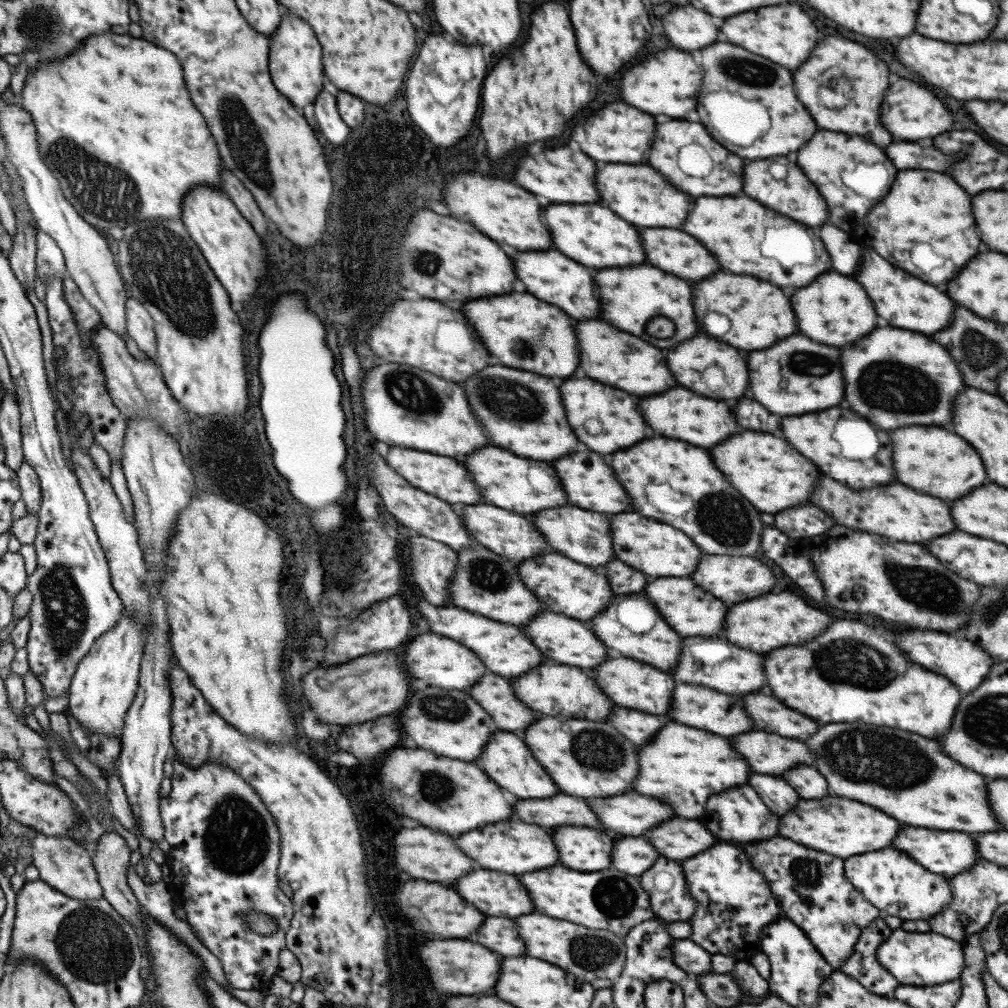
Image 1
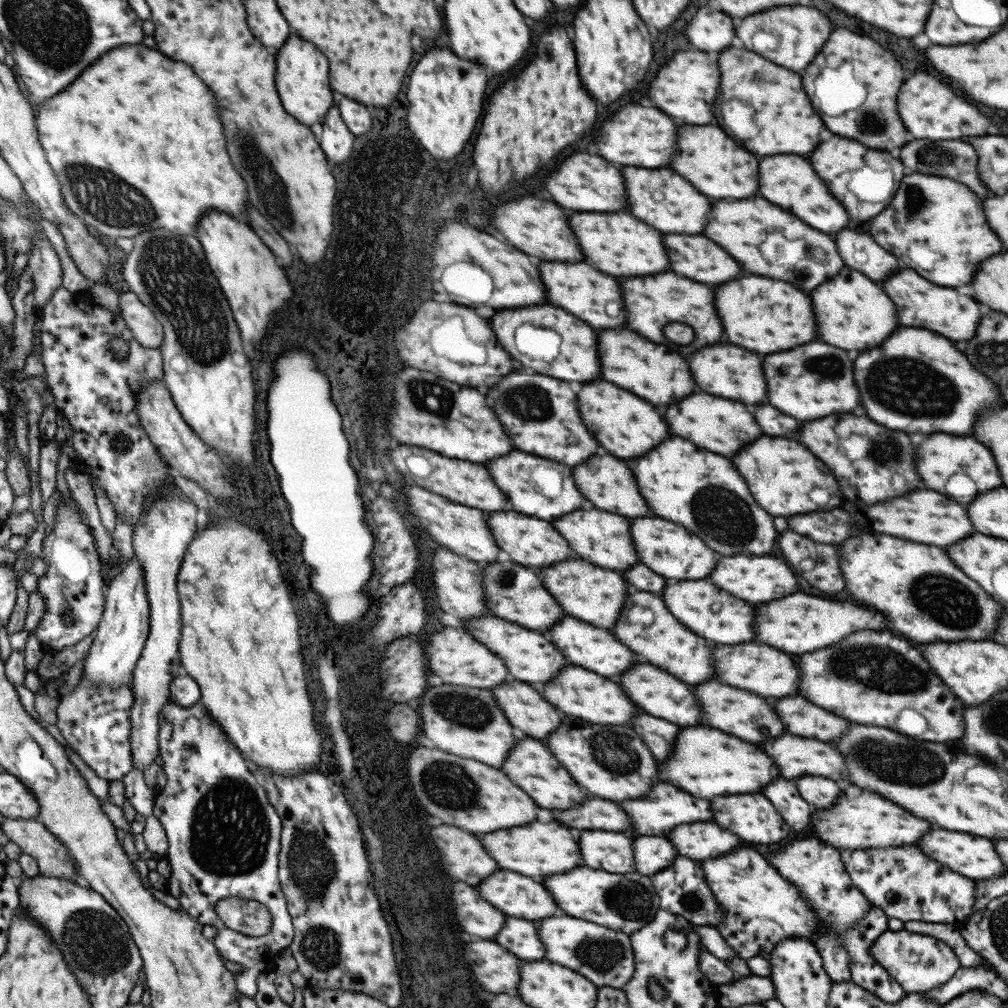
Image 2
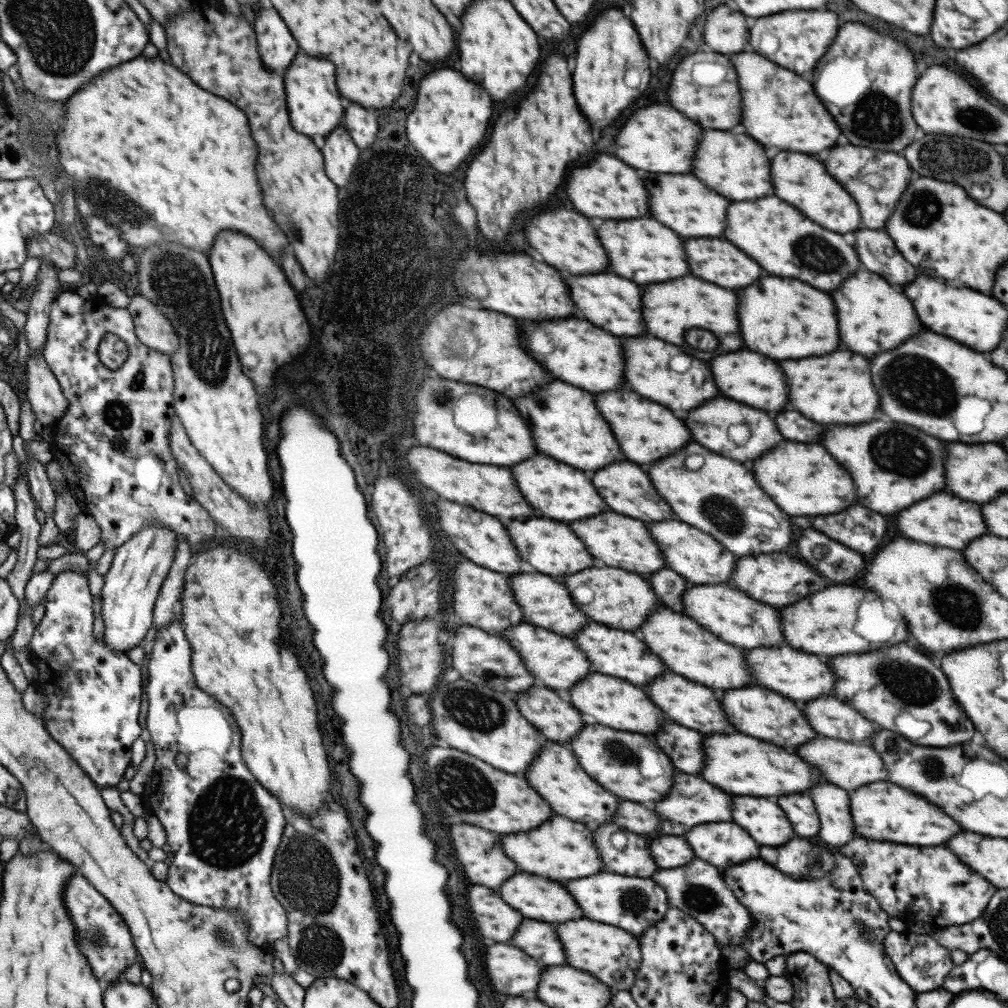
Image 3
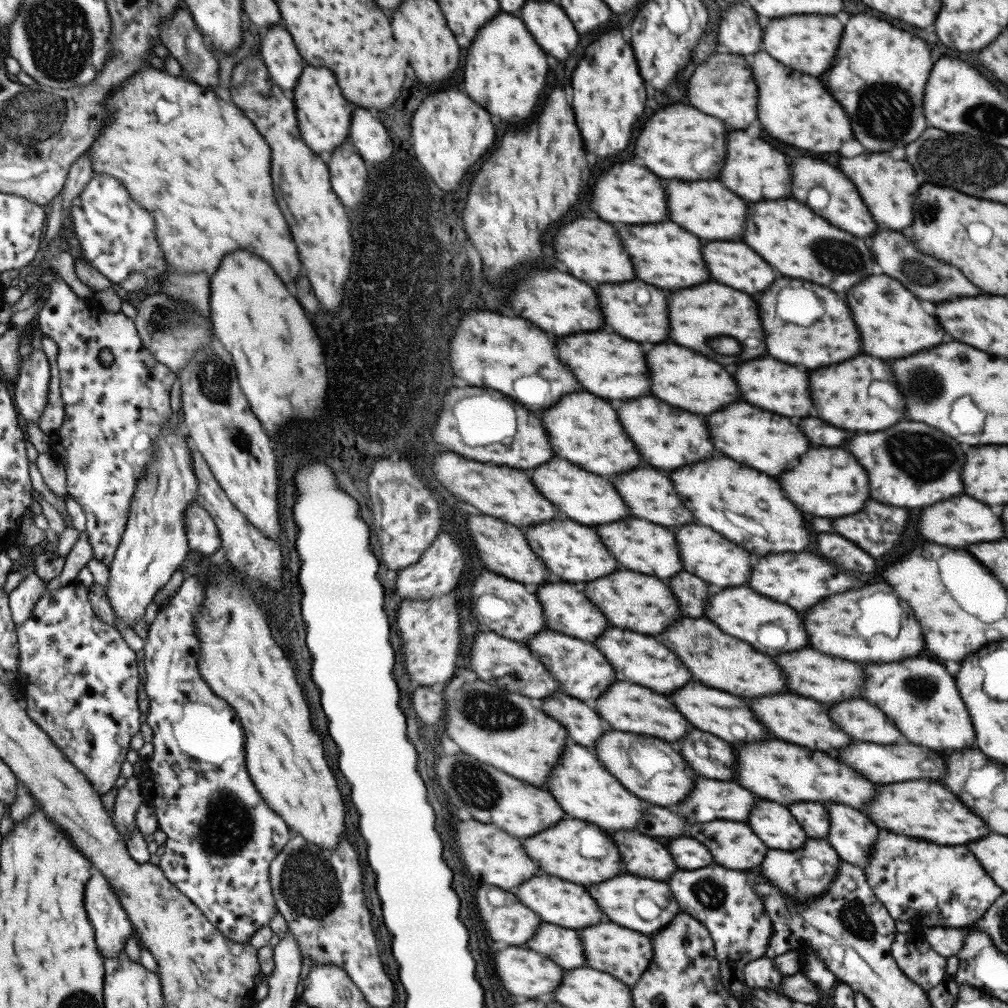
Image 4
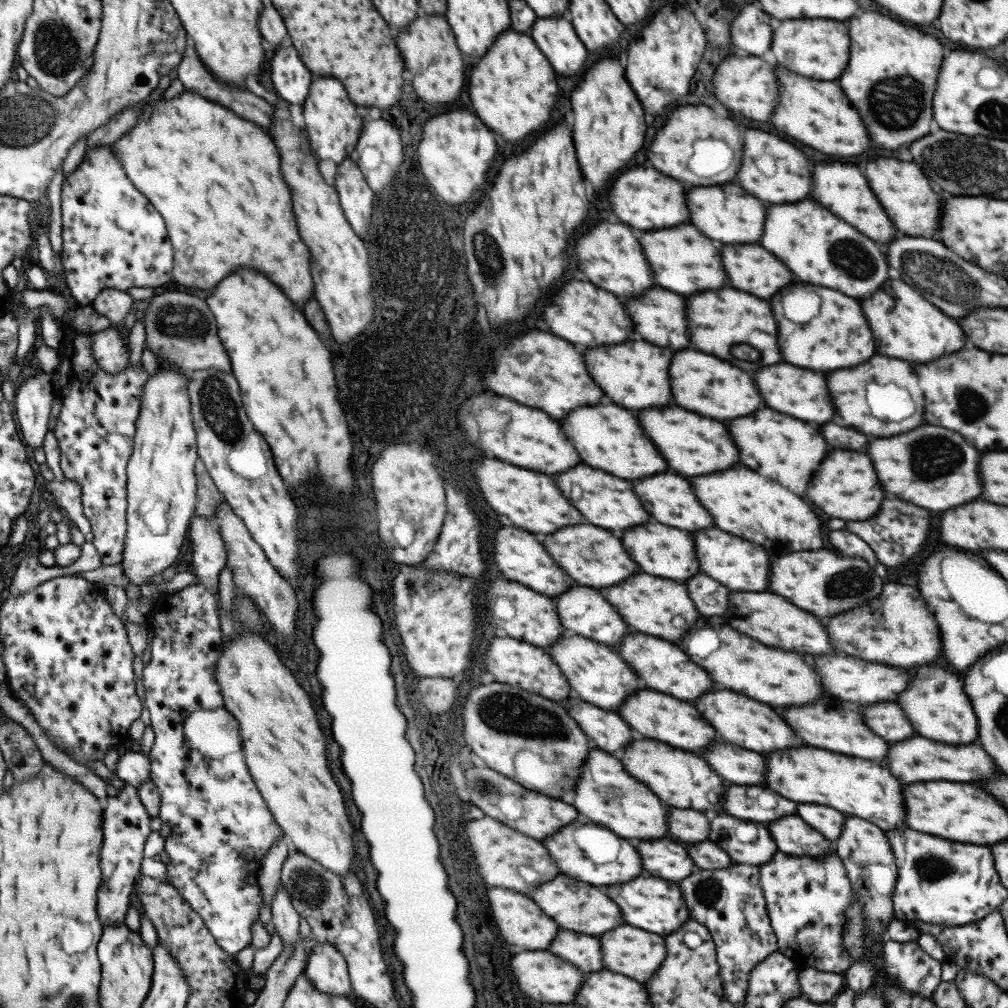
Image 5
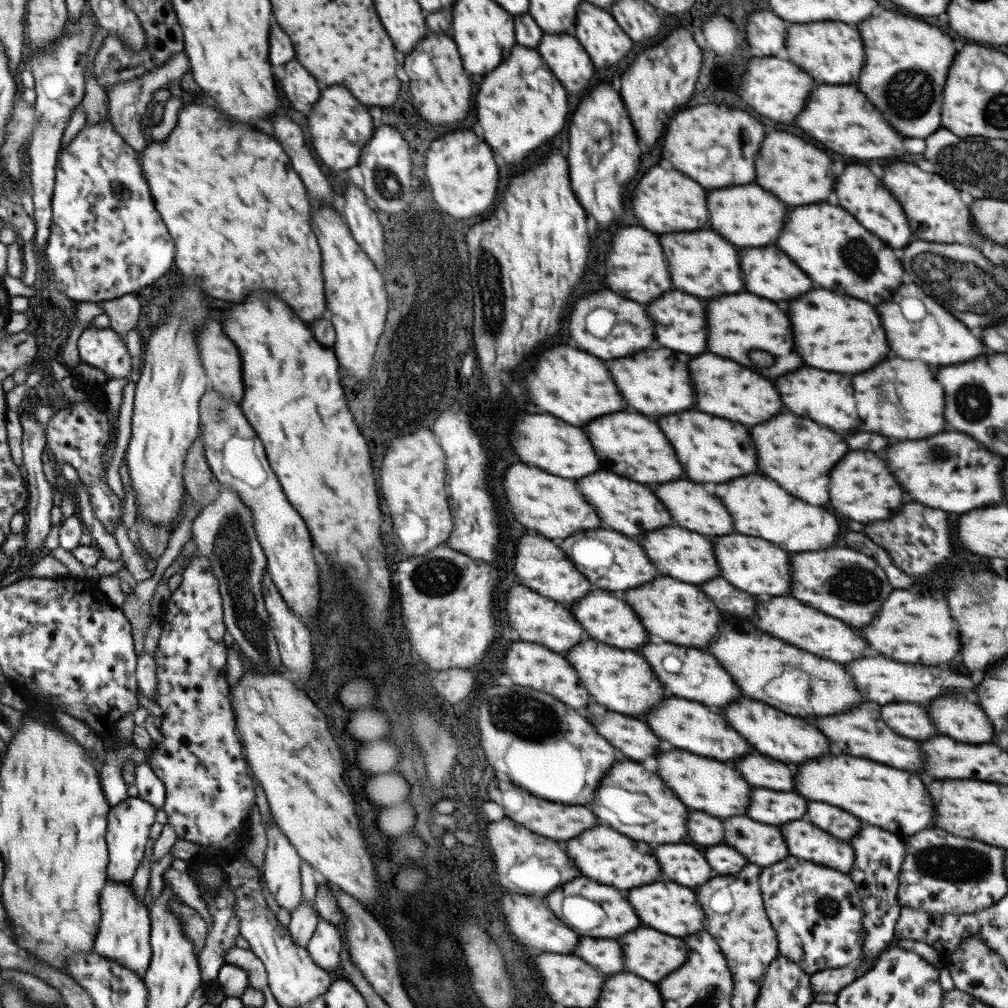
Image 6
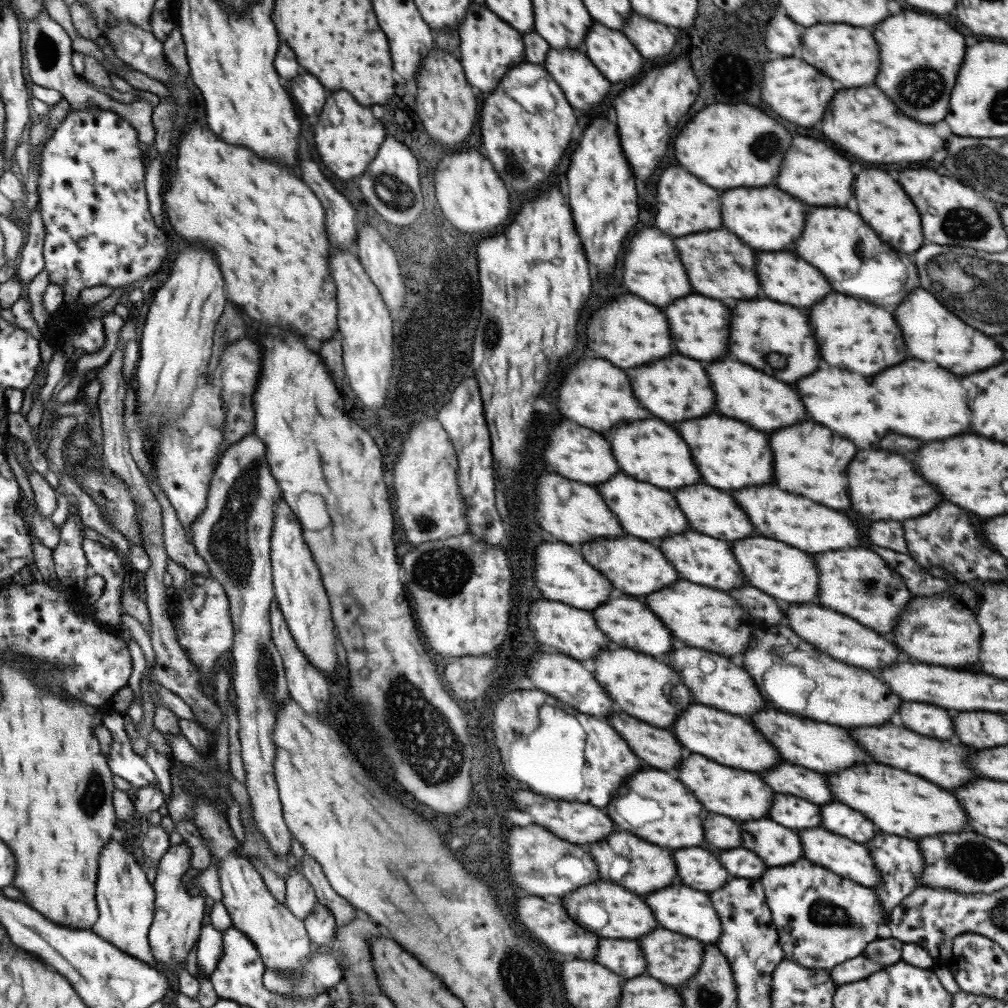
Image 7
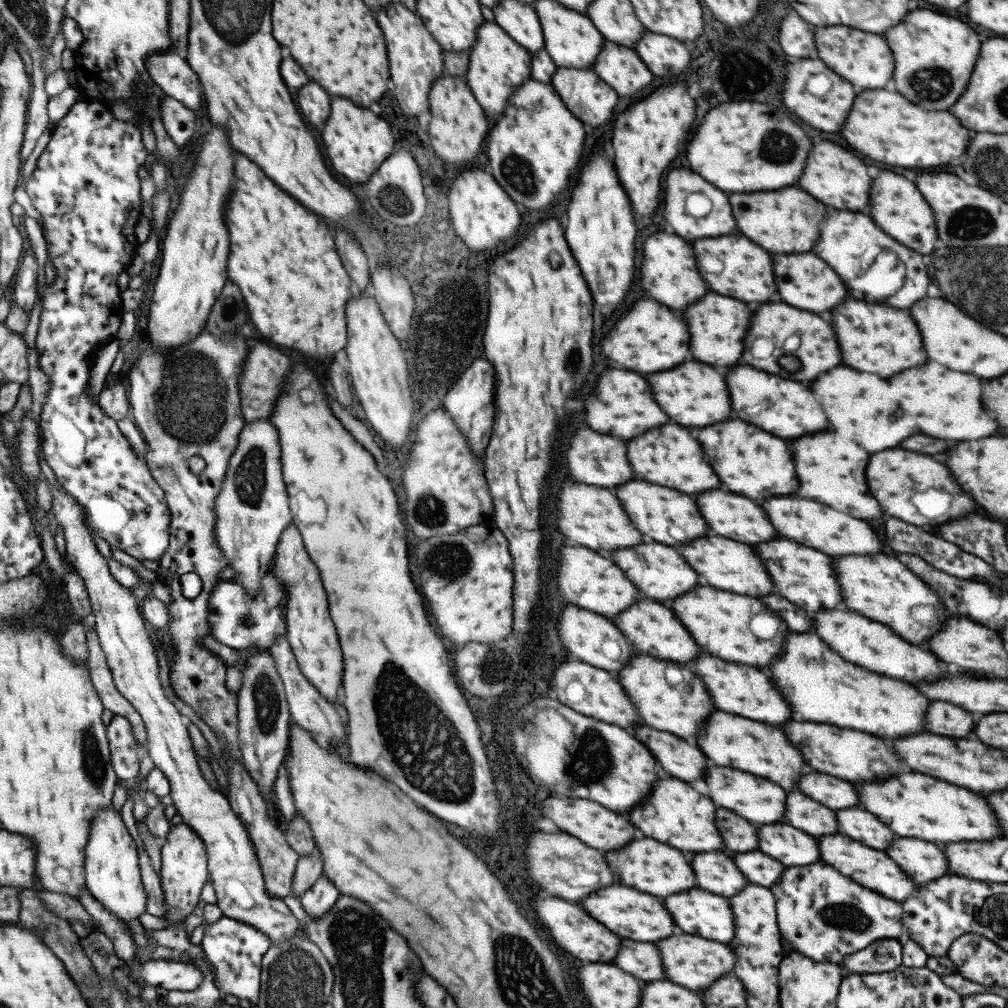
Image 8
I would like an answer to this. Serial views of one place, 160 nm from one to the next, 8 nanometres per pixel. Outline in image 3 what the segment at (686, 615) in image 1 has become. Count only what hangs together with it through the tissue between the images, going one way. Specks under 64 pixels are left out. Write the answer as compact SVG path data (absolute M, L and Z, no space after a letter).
M715 584L715 586L693 586L687 588L681 596L683 604L683 614L693 618L699 626L715 634L719 640L741 646L741 648L759 648L759 646L785 646L777 644L783 642L781 630L779 630L779 614L767 604L755 602L747 598L743 592L733 590L725 584Z

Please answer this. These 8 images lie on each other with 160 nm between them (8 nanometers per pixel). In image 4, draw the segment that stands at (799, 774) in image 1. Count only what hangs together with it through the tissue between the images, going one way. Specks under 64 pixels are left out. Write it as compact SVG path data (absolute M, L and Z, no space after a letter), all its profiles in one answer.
M835 802L827 804L825 810L829 816L827 842L830 847L841 860L857 866L865 874L865 866L878 828L851 806Z

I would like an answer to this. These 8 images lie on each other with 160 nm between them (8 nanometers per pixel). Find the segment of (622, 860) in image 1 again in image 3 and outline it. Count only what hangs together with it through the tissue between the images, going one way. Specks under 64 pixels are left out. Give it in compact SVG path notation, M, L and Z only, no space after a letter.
M661 836L649 842L649 856L658 869L670 869L687 864L693 858L693 852L683 838Z

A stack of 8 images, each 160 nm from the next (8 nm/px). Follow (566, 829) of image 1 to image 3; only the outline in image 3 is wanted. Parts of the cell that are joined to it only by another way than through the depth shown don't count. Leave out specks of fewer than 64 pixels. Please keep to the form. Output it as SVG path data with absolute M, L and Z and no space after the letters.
M615 824L599 826L593 830L593 842L595 848L599 850L599 858L603 866L609 872L623 874L623 876L633 876L637 878L651 878L657 872L653 860L647 854L647 842L645 838L625 832L625 846L621 850L615 850L611 846L611 834L619 832L620 828Z

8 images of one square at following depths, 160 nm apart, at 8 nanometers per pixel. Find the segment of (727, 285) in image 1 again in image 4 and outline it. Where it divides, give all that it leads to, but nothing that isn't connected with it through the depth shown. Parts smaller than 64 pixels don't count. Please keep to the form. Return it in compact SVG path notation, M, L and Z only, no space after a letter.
M775 278L775 282L771 282L771 286L759 294L755 294L755 302L757 302L757 310L759 310L759 320L761 320L761 330L763 330L763 344L765 350L771 358L793 364L793 366L803 366L803 368L819 368L819 366L829 366L835 362L843 362L855 354L861 354L859 348L859 334L851 322L849 310L845 306L845 302L831 290L811 284L811 282L799 282L799 284L807 284L807 290L811 290L823 308L823 314L809 326L795 326L795 324L787 324L783 320L777 318L775 314L775 296L777 290L781 286L787 286L789 280L781 280Z

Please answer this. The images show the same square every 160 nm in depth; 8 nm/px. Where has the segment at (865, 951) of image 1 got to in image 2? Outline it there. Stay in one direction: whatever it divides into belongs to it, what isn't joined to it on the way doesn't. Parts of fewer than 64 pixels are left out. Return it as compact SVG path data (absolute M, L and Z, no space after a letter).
M872 906L870 912L866 912L863 918L860 918L847 932L844 932L844 947L849 955L850 980L883 1002L894 1003L905 996L903 989L870 955L871 943L887 930L887 919L888 916L880 908Z

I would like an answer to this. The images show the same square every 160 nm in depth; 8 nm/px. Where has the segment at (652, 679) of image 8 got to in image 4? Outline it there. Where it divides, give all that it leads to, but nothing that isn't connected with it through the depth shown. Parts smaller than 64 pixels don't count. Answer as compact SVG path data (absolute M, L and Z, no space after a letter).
M543 628L541 632L536 632L535 636L528 638L523 643L531 650L531 654L535 654L539 658L539 662L545 668L551 668L547 672L559 682L561 690L573 698L579 698L579 700L597 698L615 680L611 666L605 662L605 658L599 654L599 650L589 642L581 642L577 638L569 638L569 636Z

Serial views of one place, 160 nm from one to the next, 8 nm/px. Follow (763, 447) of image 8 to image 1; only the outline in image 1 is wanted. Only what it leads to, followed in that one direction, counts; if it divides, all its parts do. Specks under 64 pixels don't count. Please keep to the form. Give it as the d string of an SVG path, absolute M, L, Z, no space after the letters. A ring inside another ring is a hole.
M565 378L559 386L559 392L561 392L561 404L565 410L565 418L573 430L573 434L589 450L601 452L601 454L611 454L615 450L629 448L631 444L645 438L645 434L643 434L645 424L637 412L635 400L627 392L615 390L611 386L603 386L589 378ZM587 420L597 420L601 424L601 432L589 434L585 430Z

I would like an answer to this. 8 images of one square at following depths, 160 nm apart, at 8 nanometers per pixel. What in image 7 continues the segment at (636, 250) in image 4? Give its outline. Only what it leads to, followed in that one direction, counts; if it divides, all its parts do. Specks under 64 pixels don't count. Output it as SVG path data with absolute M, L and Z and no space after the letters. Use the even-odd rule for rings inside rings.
M707 230L707 232L701 232L701 234L687 234L683 238L675 238L673 246L675 246L675 252L677 252L683 268L685 268L687 280L697 294L707 296L707 298L715 298L715 300L721 300L721 298L743 300L743 298L757 296L759 282L757 282L755 266L753 266L753 262L755 262L753 250L743 246L739 242L739 238L735 238L731 232L727 232L727 230ZM705 258L711 258L715 262L717 268L715 268L713 274L709 274L701 266L701 260L705 260Z

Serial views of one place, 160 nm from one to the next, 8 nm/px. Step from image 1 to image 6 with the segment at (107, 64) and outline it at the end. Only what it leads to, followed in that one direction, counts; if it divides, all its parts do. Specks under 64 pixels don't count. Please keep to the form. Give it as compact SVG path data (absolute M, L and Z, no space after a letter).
M191 101L190 103L185 103L182 108L179 110L179 124L177 124L177 128L172 130L169 134L169 138L166 138L164 141L156 142L151 141L145 150L138 151L140 156L140 163L143 169L143 174L149 183L150 190L152 191L152 197L154 198L155 204L158 207L158 211L162 214L166 225L168 226L168 230L171 233L171 236L174 238L176 242L176 251L178 254L176 255L175 265L180 271L182 275L182 279L197 279L199 283L201 283L201 287L209 293L209 296L212 298L223 298L223 300L231 300L231 302L243 302L247 296L249 296L249 292L253 292L253 290L271 290L273 294L279 294L279 298L283 298L283 302L291 302L291 306L295 306L295 310L299 310L299 318L307 318L307 322L311 322L311 320L315 320L315 318L319 318L321 314L326 313L326 299L323 294L323 282L321 282L321 270L319 270L319 250L317 242L315 242L315 236L313 236L313 232L309 232L311 228L309 228L309 222L307 222L307 218L309 218L309 202L307 202L307 198L305 198L305 188L303 188L303 184L301 184L301 180L299 180L299 176L291 170L292 166L289 166L289 157L281 150L281 146L277 144L277 142L273 142L267 133L263 134L263 132L257 132L257 130L253 130L251 126L243 126L243 124L237 124L237 121L231 120L230 116L225 116L221 111L215 110L215 108L209 108L211 106L209 103L201 102L201 101Z

